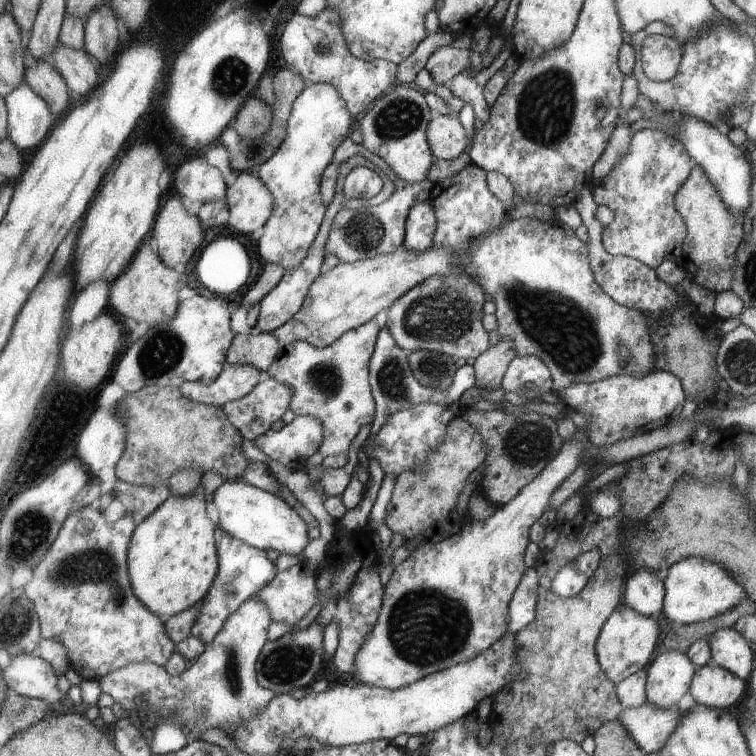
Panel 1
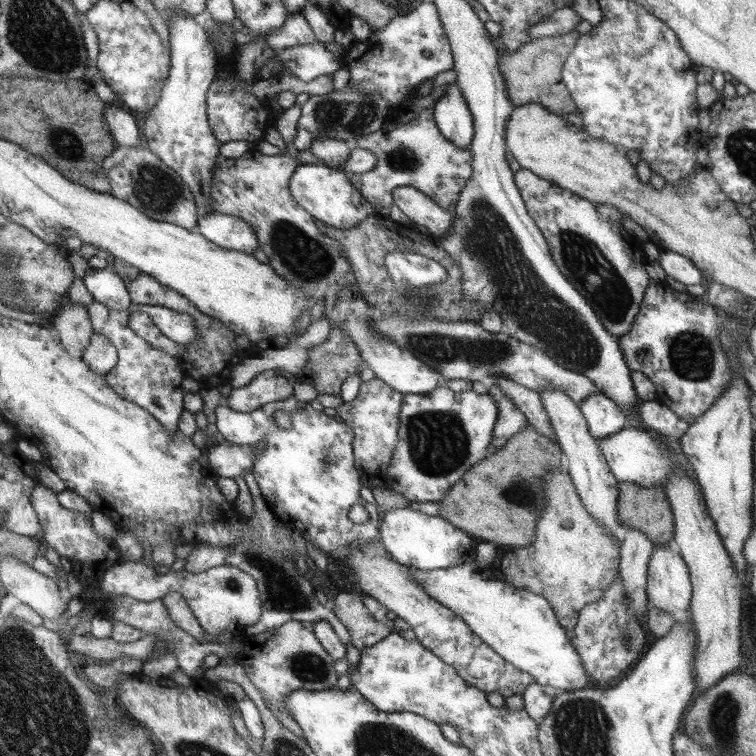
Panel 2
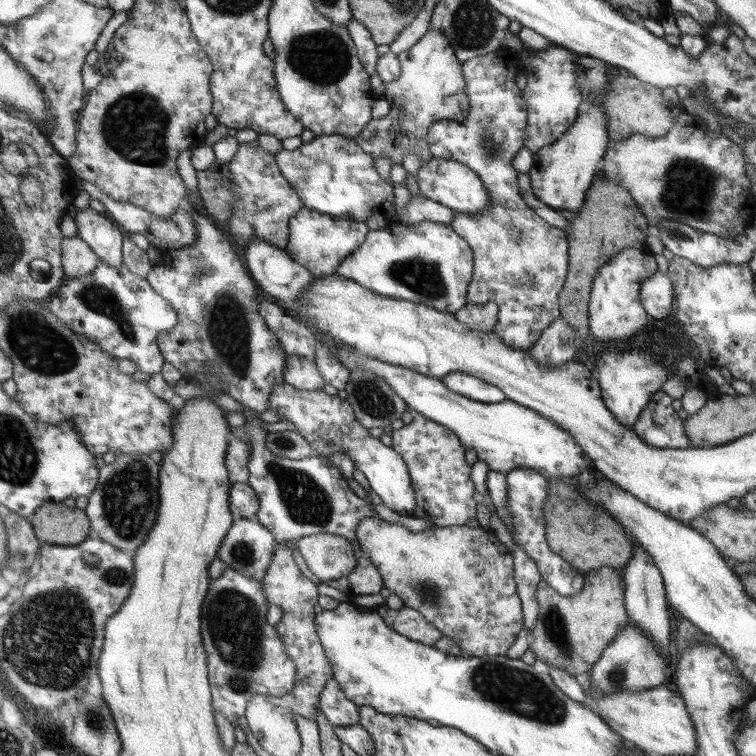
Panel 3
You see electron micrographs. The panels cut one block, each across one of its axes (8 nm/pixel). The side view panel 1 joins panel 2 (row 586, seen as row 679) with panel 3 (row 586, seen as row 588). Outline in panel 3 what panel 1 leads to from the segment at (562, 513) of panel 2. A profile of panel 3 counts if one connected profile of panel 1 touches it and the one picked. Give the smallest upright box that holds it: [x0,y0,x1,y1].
[529,566,631,688]

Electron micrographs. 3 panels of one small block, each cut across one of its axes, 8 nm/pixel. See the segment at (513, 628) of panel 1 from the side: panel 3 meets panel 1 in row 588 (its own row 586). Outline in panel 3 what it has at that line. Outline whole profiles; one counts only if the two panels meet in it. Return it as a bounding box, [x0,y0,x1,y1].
[511,536,543,632]

